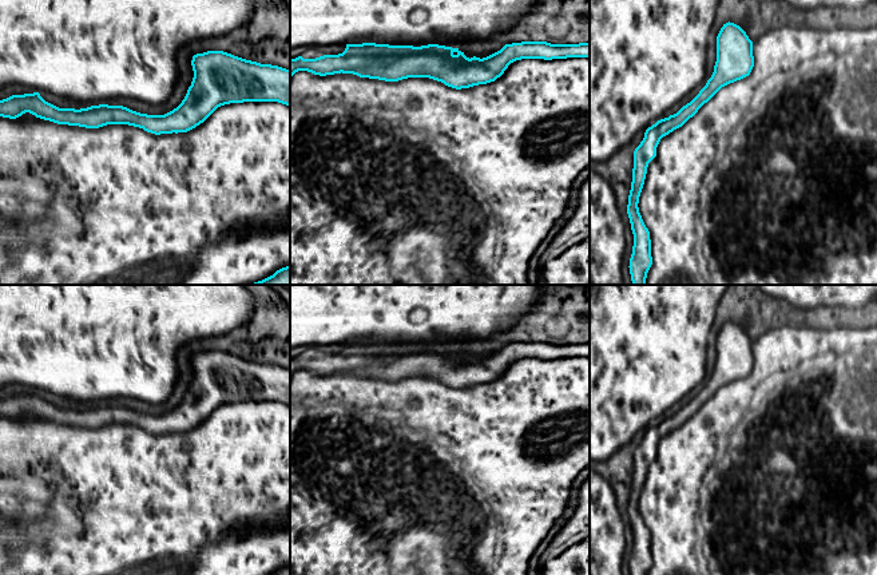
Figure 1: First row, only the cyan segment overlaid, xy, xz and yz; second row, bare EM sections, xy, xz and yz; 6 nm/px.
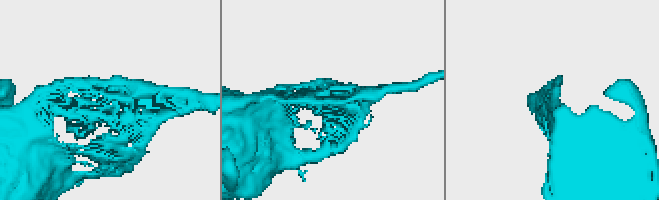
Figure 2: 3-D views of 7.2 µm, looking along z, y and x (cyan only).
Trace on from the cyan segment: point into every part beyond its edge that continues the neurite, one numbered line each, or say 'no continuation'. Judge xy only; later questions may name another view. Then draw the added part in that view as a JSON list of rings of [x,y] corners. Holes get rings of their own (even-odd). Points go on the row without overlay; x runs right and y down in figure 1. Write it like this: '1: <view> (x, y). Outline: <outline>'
no continuation

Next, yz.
no continuation

